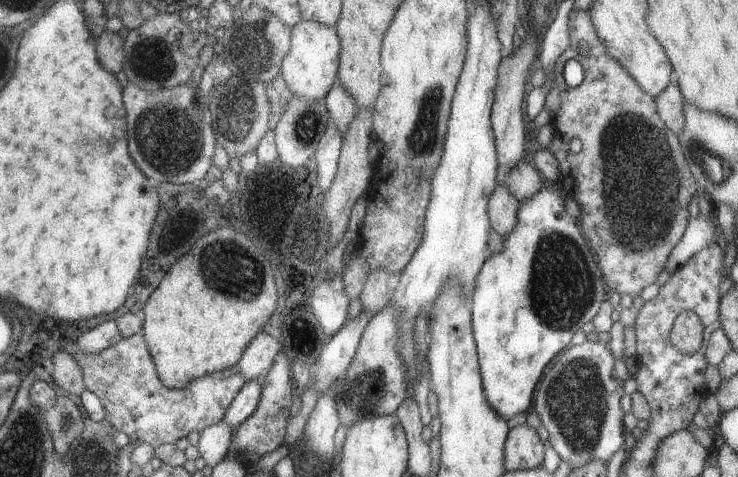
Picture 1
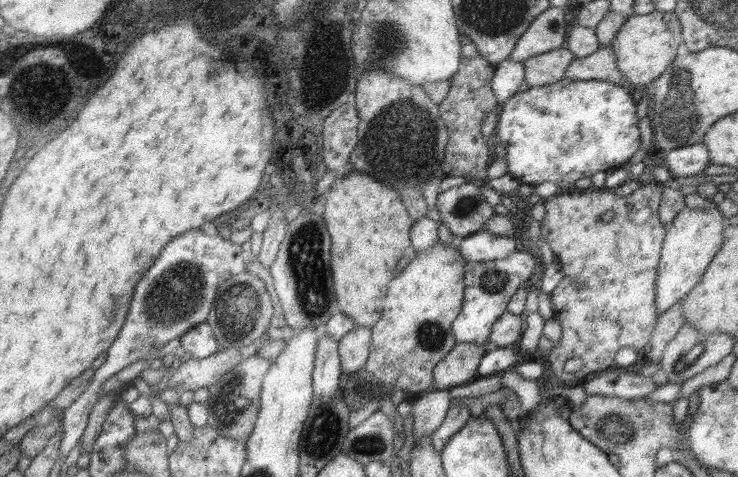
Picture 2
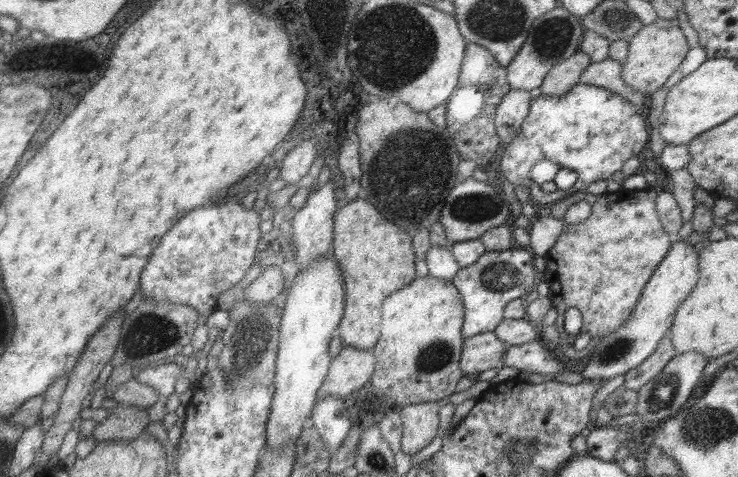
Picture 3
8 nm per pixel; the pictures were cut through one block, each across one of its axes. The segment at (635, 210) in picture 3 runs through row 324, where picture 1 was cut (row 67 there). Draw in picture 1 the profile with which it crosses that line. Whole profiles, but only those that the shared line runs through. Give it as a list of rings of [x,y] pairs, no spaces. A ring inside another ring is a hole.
[[[588,8],[569,11],[568,25],[570,45],[559,55],[553,66],[560,107],[557,116],[549,120],[552,139],[545,149],[549,149],[557,161],[558,181],[581,210],[578,218],[580,229],[596,257],[607,290],[613,289],[620,295],[636,297],[642,288],[655,283],[657,274],[663,270],[671,247],[681,238],[688,223],[689,199],[699,193],[699,188],[682,155],[677,134],[665,127],[659,118],[654,98],[645,94],[629,73],[605,52],[590,21]],[[580,40],[588,44],[587,57],[578,53],[576,45]],[[569,59],[577,60],[585,73],[583,82],[573,88],[567,87],[561,76],[563,64]],[[571,138],[579,138],[581,141],[581,149],[577,153],[573,153],[567,146]]]

